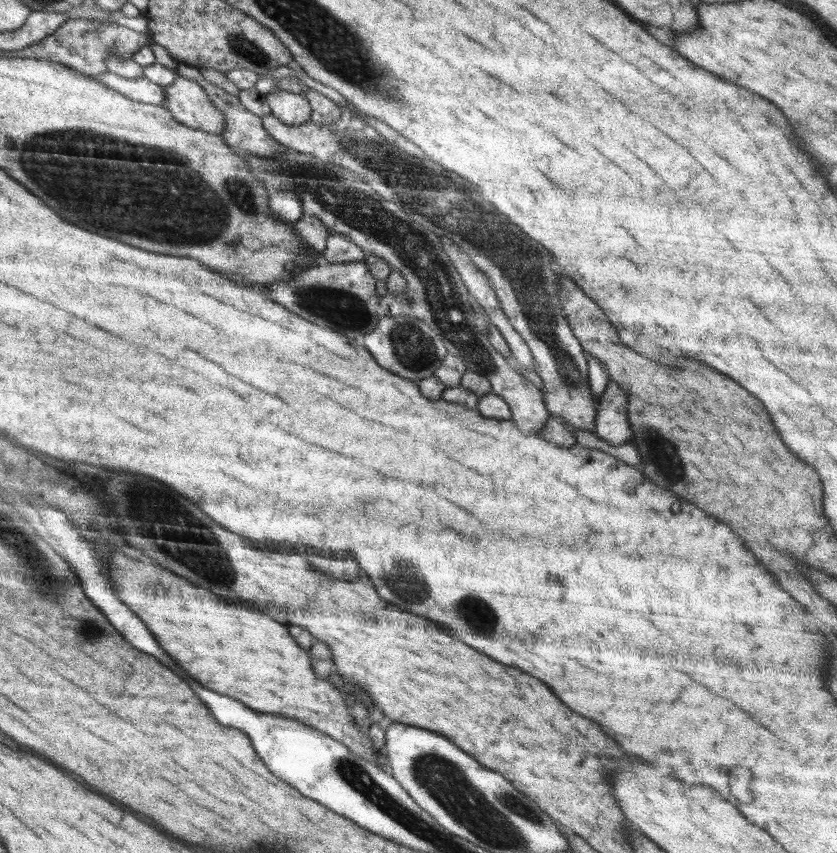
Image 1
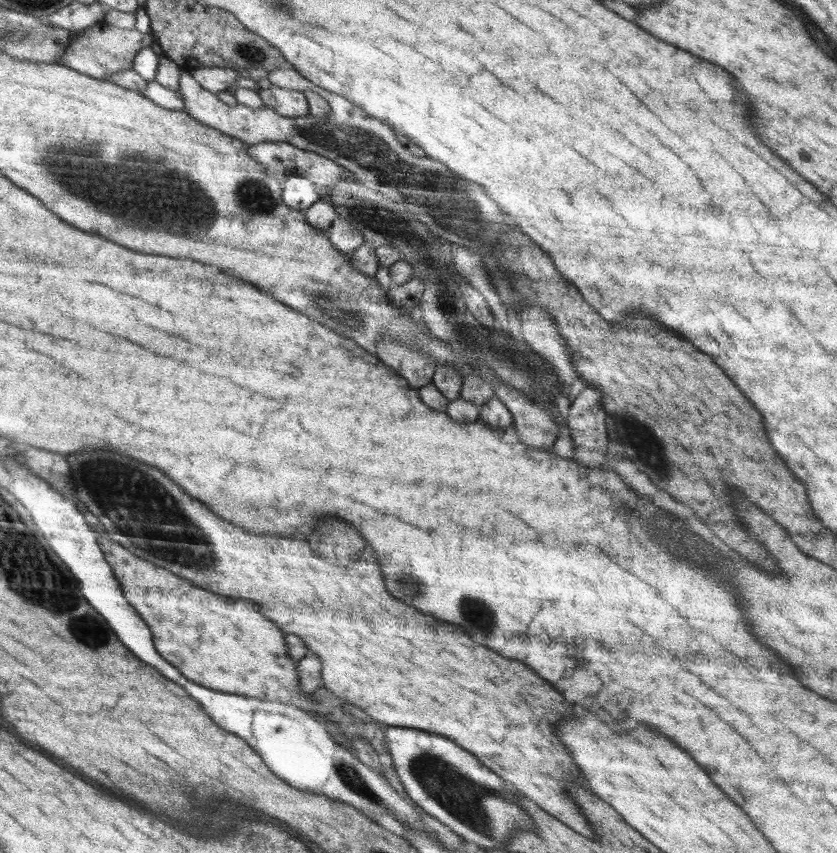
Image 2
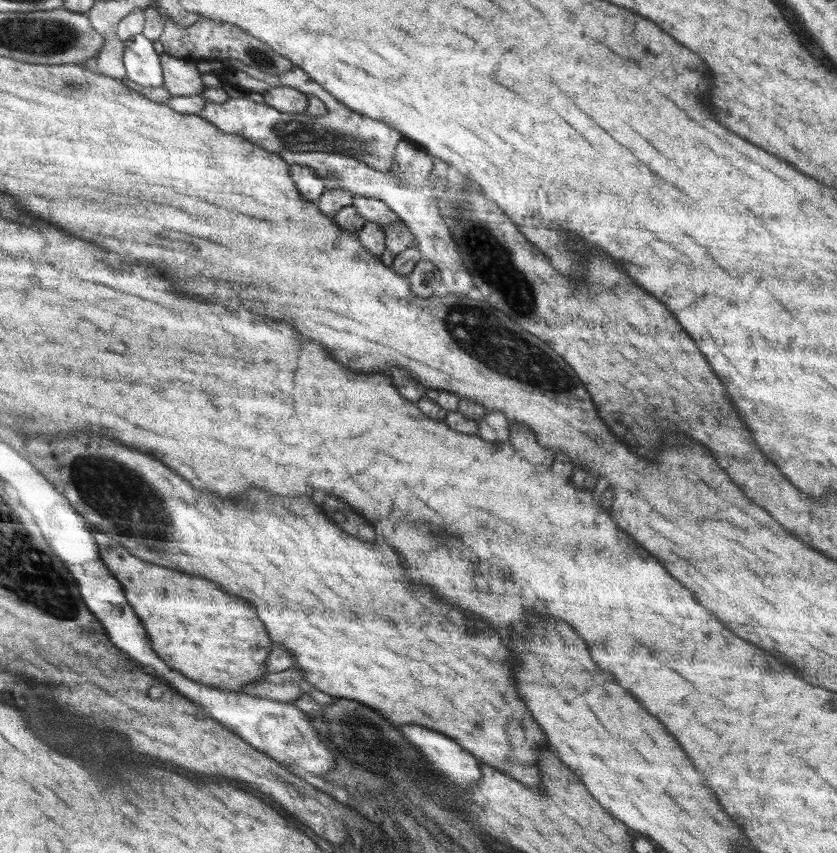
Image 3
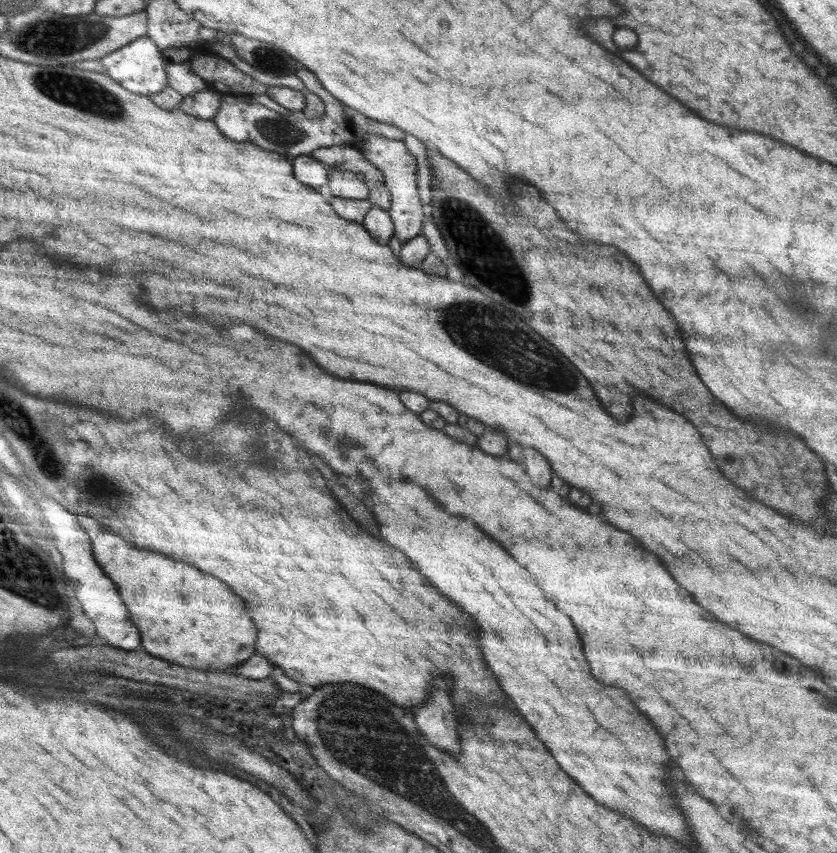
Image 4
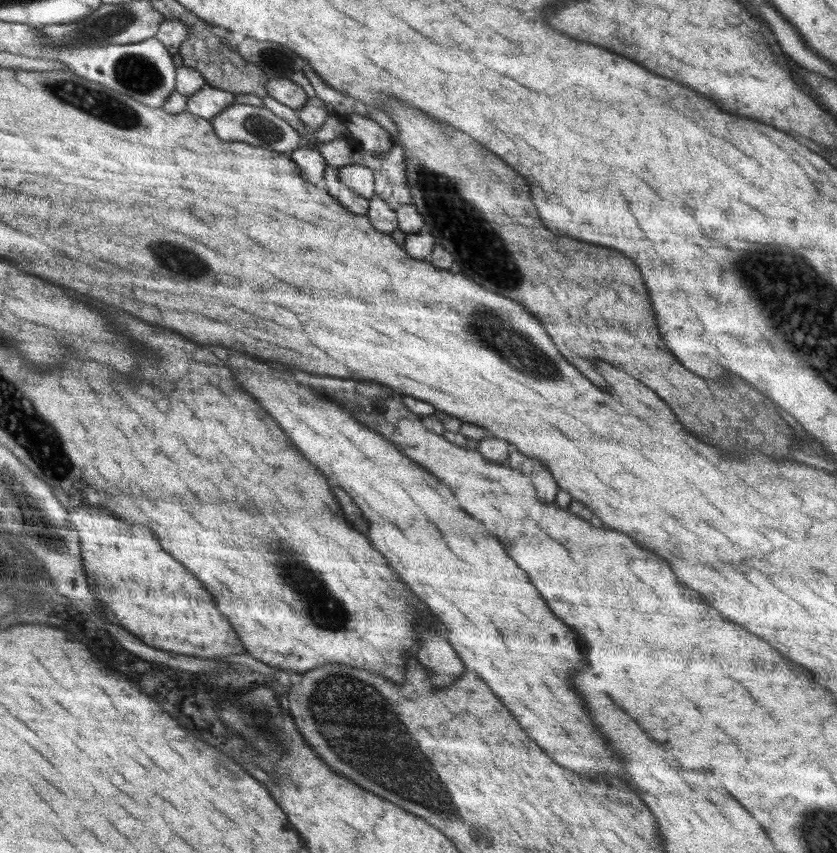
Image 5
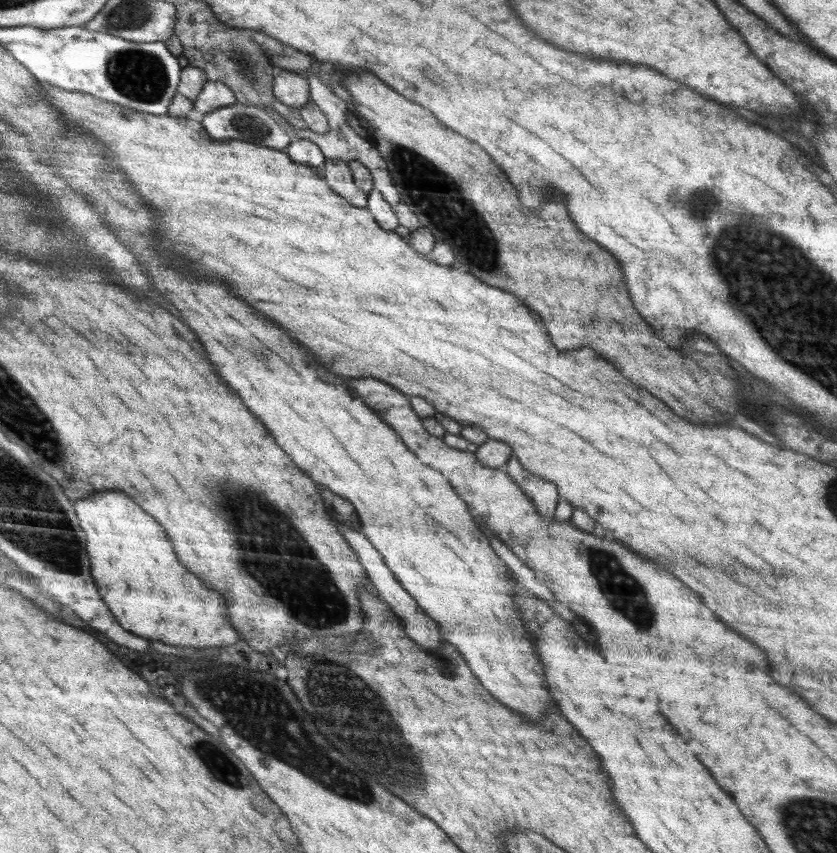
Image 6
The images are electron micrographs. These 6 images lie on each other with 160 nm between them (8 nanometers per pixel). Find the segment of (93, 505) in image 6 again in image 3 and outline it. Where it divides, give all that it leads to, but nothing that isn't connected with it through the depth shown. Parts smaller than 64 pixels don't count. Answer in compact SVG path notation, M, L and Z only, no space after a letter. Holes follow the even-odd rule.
M96 530L94 536L105 565L124 587L125 597L134 610L138 610L138 614L146 618L146 626L150 626L150 638L154 638L154 650L158 650L158 654L162 654L162 658L166 658L166 662L170 662L174 670L182 670L182 674L186 674L188 678L222 690L240 690L267 676L267 658L271 654L272 642L266 636L264 624L256 618L256 610L246 600L222 592L220 588L216 588L216 584L204 578L146 562L145 559L130 554L129 549L109 534L104 534L104 531Z

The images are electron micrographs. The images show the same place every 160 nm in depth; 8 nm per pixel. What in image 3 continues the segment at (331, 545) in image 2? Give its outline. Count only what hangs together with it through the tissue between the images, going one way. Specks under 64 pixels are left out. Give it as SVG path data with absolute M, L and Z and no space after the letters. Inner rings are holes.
M326 496L324 504L322 504L324 514L334 520L346 534L356 536L358 540L366 540L366 542L374 542L376 534L374 528L368 526L368 522L364 518L360 518L356 512L350 510L350 506L346 506L344 502L340 502L334 496Z

